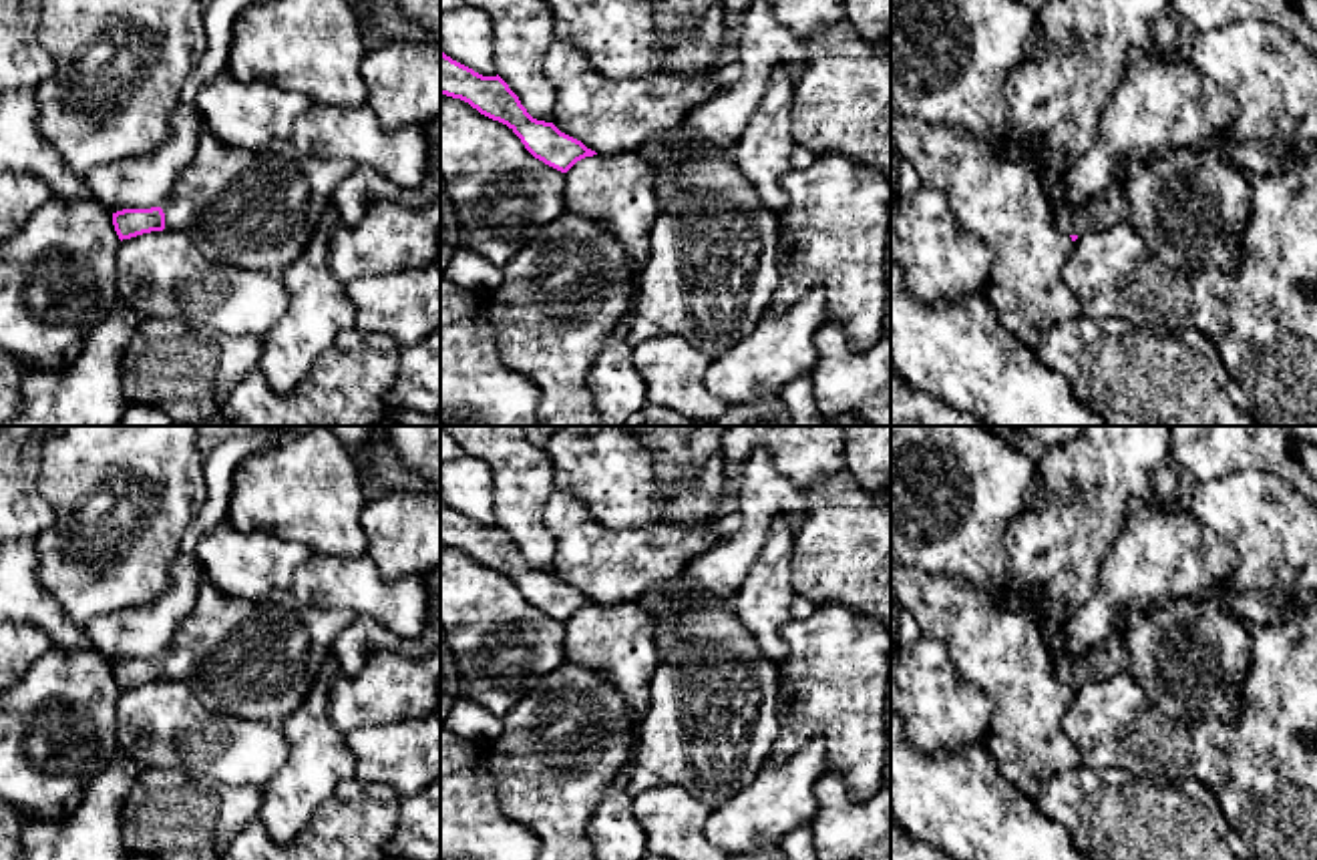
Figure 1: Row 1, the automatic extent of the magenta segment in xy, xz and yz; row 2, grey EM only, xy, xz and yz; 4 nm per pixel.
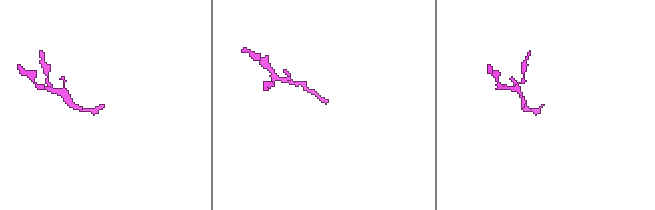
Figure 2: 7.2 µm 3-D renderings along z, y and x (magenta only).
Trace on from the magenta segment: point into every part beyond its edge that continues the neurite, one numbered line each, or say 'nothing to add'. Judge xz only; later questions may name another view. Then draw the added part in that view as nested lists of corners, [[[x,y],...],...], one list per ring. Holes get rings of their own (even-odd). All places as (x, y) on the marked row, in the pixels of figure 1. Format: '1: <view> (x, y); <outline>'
nothing to add

